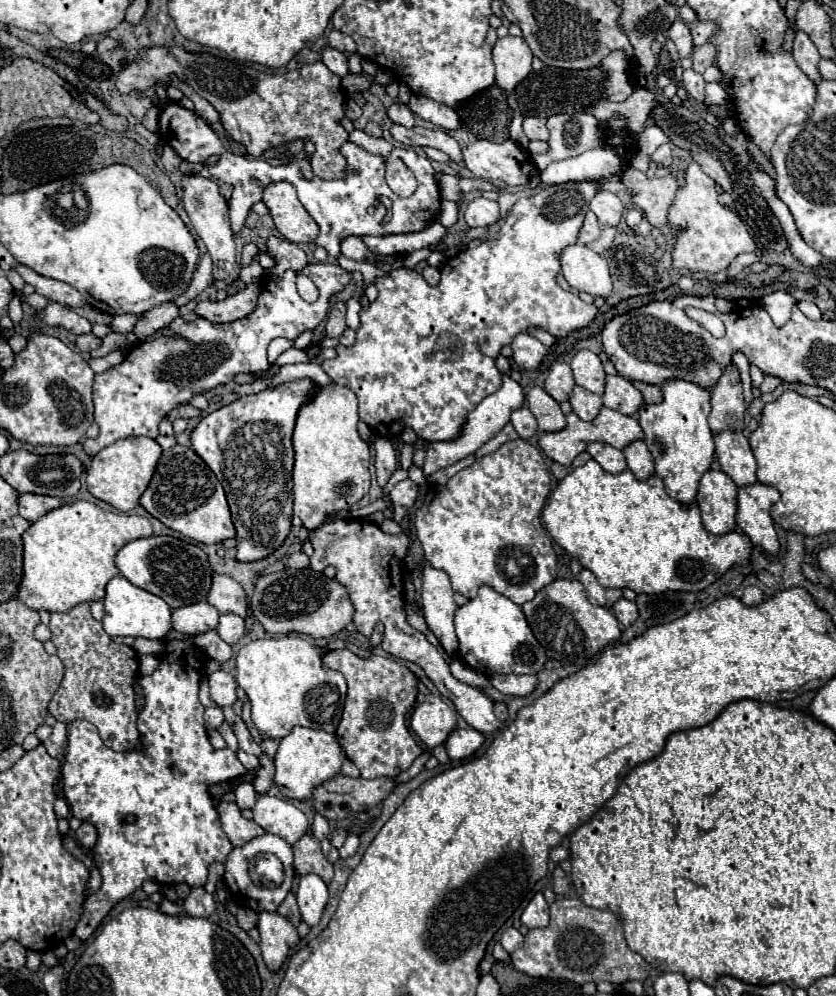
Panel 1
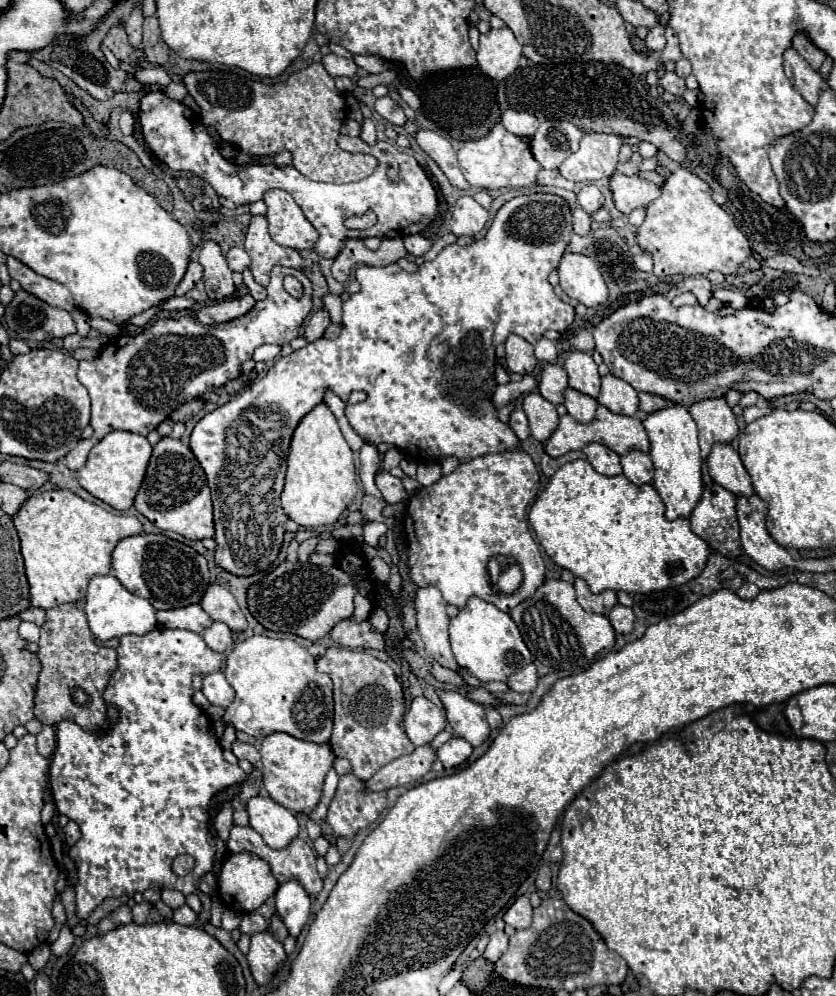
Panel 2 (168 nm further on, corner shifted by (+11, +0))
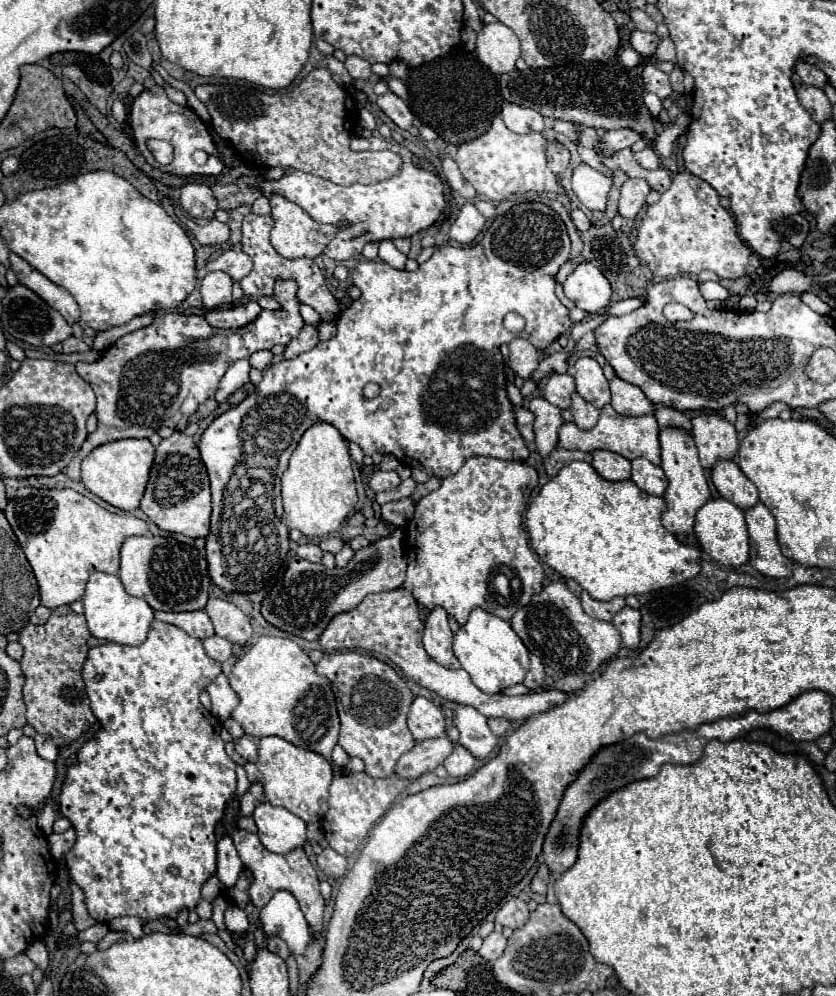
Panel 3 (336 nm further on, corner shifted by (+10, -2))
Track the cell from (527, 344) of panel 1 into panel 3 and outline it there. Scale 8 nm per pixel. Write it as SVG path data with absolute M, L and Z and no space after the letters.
M519 337L509 343L509 349L511 349L509 367L515 371L515 375L519 375L523 379L529 379L531 373L539 365L537 349L527 339L519 339Z

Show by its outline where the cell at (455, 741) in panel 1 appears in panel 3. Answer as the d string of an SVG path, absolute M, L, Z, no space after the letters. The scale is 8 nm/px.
M455 745L453 753L445 759L445 769L451 777L457 777L457 779L463 779L467 777L471 771L473 771L473 765L475 765L475 757L461 745Z

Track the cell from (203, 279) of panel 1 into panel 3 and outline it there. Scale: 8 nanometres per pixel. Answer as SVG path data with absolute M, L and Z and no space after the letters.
M225 251L217 259L205 265L207 271L225 271L233 281L241 281L243 277L247 277L251 267L253 267L253 261L243 251Z

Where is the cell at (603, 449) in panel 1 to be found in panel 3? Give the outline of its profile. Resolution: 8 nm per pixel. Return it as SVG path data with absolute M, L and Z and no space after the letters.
M605 449L593 451L591 465L595 467L595 471L601 477L605 477L609 481L625 481L631 477L631 463L613 451L605 451Z

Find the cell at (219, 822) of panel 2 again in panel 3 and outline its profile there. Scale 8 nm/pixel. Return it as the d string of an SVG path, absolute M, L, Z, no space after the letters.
M223 835L217 841L217 877L225 887L233 887L243 865L229 835Z

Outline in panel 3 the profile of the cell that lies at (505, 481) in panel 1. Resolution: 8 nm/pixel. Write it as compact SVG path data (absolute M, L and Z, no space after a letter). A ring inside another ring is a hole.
M471 457L471 459L467 459L465 465L463 465L455 475L443 479L443 483L441 483L441 487L439 487L437 491L431 491L429 495L425 495L423 499L417 501L414 517L410 525L408 525L406 542L410 550L405 550L405 552L406 554L409 552L412 559L409 559L409 564L407 564L403 587L405 587L407 591L411 591L411 593L415 595L415 599L417 599L419 603L423 603L427 609L443 607L443 609L445 609L449 615L453 615L461 625L467 621L471 609L475 609L475 607L481 607L481 609L485 609L485 611L489 611L489 613L493 613L493 615L497 615L497 617L509 621L509 619L513 617L513 613L515 613L519 607L527 605L529 599L531 599L535 593L539 593L539 591L543 589L543 567L541 567L539 559L535 557L535 553L531 551L531 547L529 547L529 537L527 537L527 531L525 531L525 527L523 527L523 513L525 513L525 509L527 509L531 491L533 491L535 487L537 487L537 471L535 471L535 467L531 467L531 465L527 465L527 463L523 463L523 461L501 461L501 459L493 459L493 457ZM495 565L509 565L511 569L515 569L517 577L521 579L521 595L519 595L519 601L513 601L513 603L509 603L509 605L501 605L497 599L489 599L489 597L491 597L491 595L489 595L489 575L491 575L491 569L493 569Z

